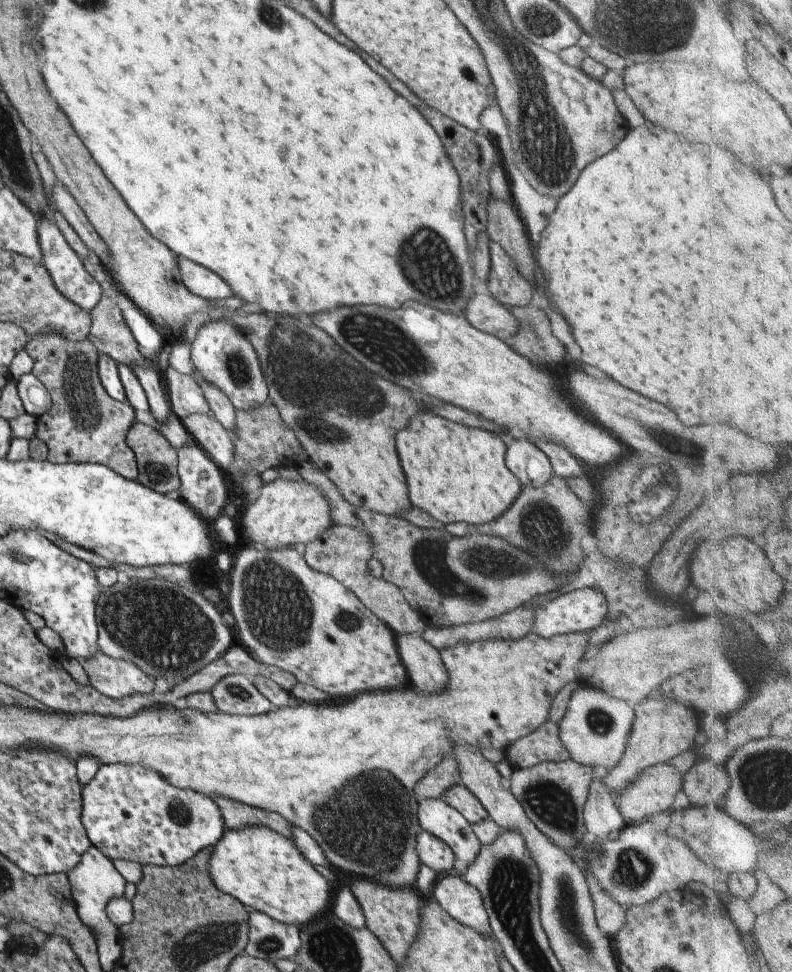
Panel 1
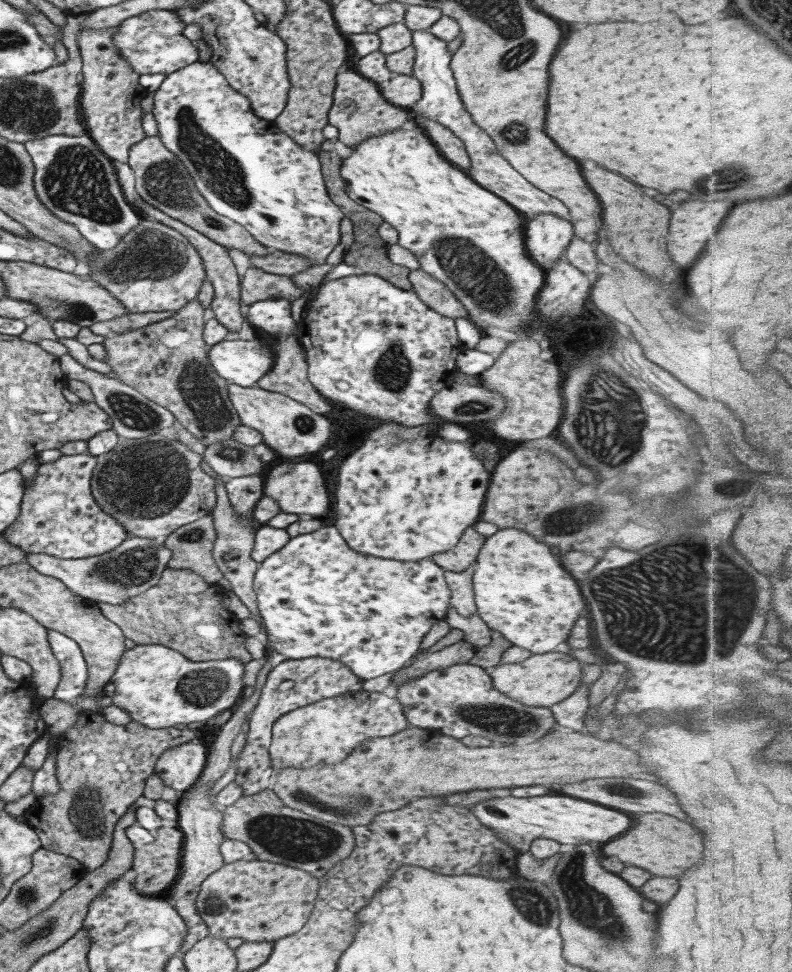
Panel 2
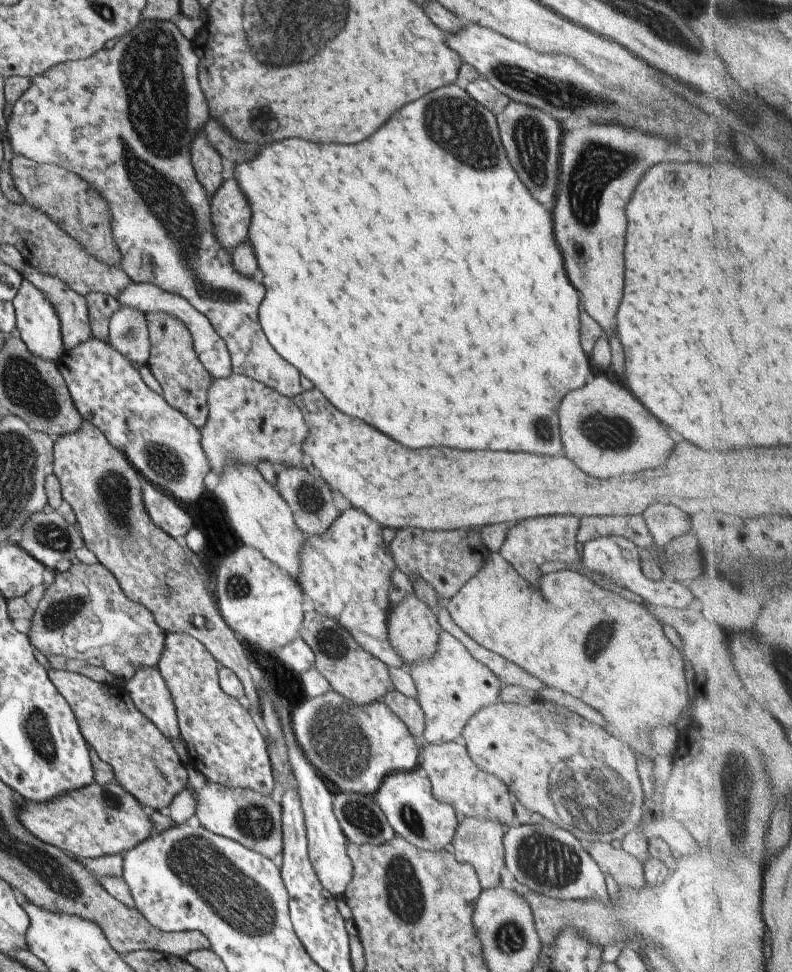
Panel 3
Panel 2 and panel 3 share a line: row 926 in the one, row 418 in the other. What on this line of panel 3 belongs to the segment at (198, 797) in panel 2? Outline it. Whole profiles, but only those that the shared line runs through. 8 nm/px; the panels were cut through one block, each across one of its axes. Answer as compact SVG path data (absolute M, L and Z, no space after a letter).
M162 311L145 313L145 317L151 342L148 368L161 384L163 397L200 430L209 415L207 392L212 378L196 354L191 332L179 318Z

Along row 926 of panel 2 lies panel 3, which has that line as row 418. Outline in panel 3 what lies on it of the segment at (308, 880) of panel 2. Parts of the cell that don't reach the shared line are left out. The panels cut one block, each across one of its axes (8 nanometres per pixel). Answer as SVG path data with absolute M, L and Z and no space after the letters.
M233 372L229 377L211 380L207 401L209 415L200 432L202 448L211 464L209 487L213 487L212 484L218 482L223 470L234 463L248 463L257 468L258 460L269 460L275 466L284 463L287 467L304 467L309 471L312 470L309 456L303 451L303 442L308 436L307 424L304 422L301 410L292 399L272 390L260 381Z

